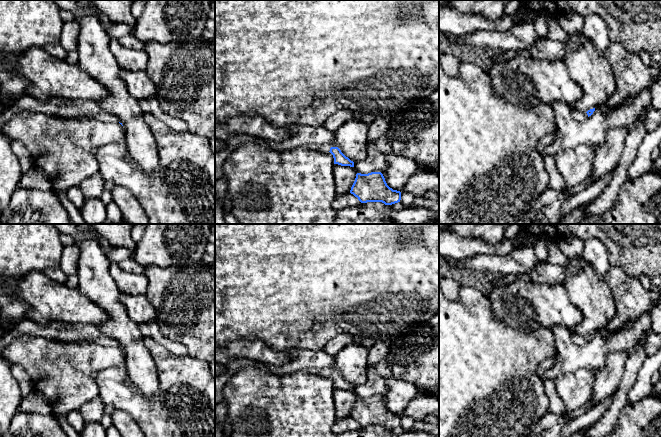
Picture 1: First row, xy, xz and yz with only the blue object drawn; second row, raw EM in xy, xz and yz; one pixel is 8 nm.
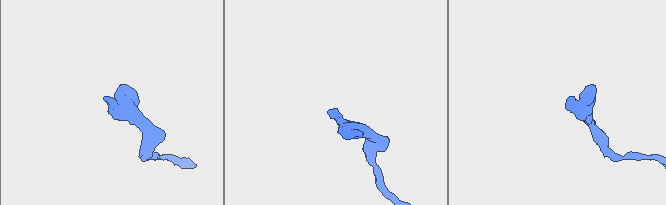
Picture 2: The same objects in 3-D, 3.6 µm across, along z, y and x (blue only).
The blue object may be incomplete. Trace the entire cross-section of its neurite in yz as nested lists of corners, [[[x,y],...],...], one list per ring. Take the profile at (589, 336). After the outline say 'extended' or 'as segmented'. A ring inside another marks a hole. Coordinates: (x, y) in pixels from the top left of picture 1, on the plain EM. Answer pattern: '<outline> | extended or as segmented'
[[[595,332],[590,333],[587,336],[580,336],[578,334],[571,333],[571,339],[575,344],[579,346],[584,346],[585,344],[587,344],[589,340],[593,338],[594,335],[595,335]]] | extended

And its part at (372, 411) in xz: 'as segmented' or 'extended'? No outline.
as segmented

